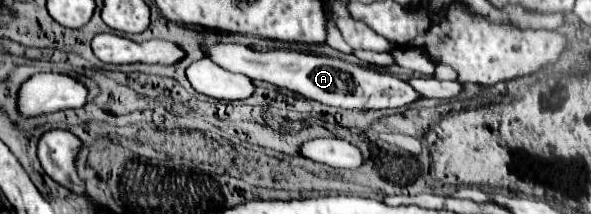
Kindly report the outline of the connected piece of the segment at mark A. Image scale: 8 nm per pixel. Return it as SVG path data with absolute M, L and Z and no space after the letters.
M215 44L205 48L209 60L219 64L229 72L239 72L251 76L251 80L263 80L275 84L279 88L287 88L297 92L309 100L317 100L327 106L347 108L347 110L391 110L391 108L407 108L419 98L423 98L415 88L407 82L373 68L361 68L349 64L339 58L315 56L297 50L271 50L271 52L255 52L241 44Z

